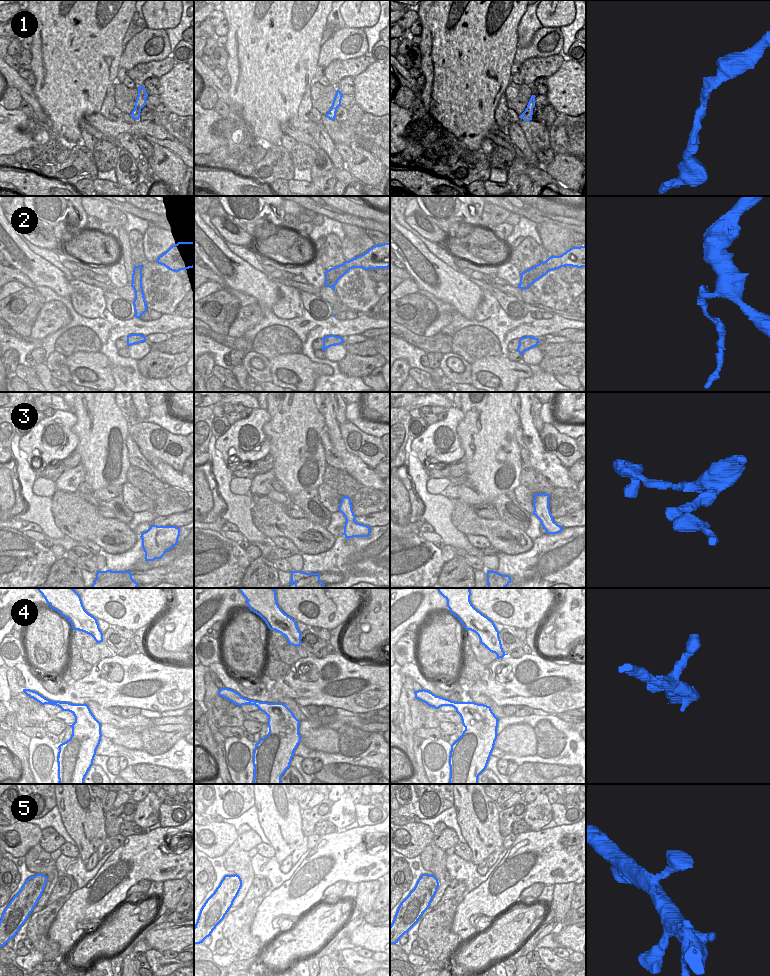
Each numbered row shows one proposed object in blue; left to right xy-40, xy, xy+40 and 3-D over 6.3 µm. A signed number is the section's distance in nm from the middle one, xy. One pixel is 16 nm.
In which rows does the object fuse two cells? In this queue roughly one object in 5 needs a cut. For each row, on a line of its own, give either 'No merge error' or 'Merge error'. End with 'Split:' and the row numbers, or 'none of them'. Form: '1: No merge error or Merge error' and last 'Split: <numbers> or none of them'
1: No merge error
2: Merge error
3: No merge error
4: No merge error
5: No merge error
Split: 2.

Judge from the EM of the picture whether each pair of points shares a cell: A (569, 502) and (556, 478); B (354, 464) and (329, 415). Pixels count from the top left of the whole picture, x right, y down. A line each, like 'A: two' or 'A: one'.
A: two
B: one

